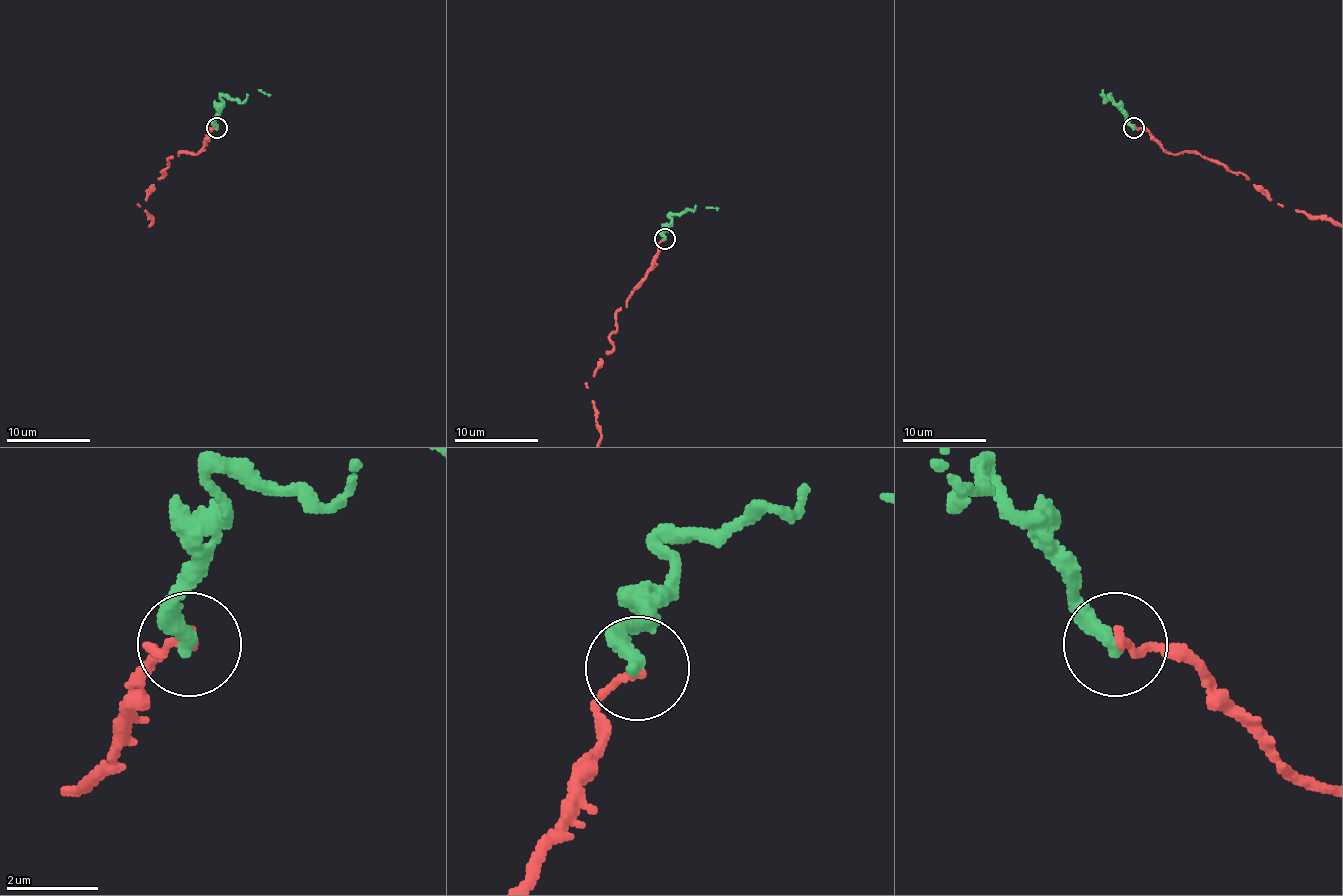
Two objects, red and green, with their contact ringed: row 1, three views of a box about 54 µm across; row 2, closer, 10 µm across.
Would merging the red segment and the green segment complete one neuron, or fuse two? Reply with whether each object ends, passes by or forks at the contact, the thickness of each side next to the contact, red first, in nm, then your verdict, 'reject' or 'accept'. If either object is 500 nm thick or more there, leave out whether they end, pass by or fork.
red ends | green ends | 180/380 nm | reject

